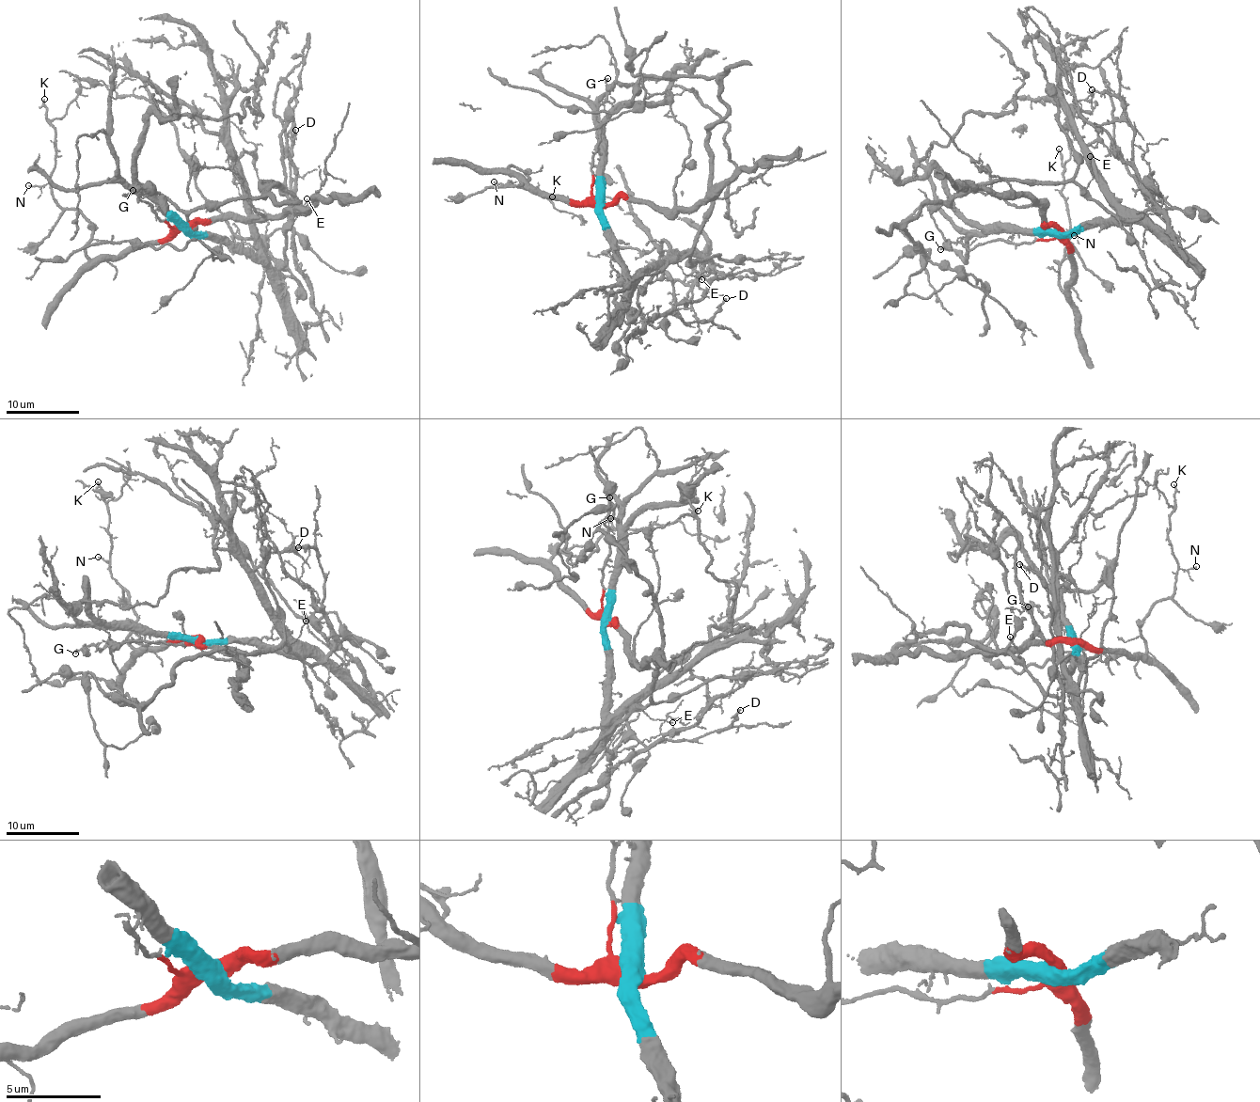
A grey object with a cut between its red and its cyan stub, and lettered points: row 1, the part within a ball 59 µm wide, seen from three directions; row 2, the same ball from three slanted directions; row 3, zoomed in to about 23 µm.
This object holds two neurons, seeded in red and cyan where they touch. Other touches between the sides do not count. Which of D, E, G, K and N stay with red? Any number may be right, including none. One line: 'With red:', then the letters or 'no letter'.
With red: G, K, N

